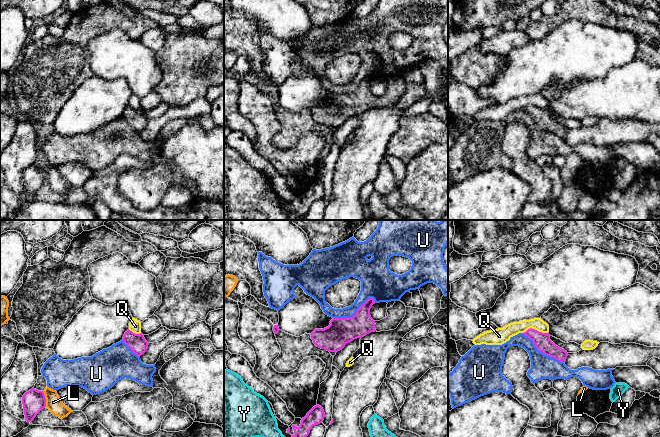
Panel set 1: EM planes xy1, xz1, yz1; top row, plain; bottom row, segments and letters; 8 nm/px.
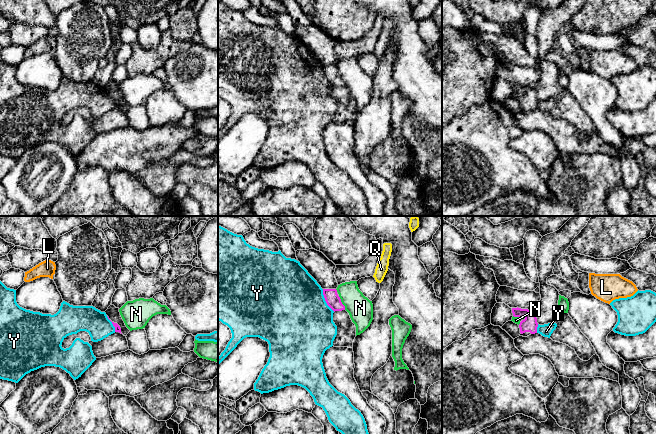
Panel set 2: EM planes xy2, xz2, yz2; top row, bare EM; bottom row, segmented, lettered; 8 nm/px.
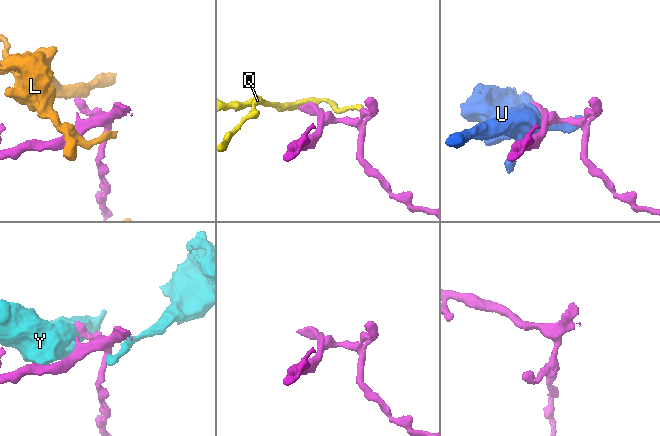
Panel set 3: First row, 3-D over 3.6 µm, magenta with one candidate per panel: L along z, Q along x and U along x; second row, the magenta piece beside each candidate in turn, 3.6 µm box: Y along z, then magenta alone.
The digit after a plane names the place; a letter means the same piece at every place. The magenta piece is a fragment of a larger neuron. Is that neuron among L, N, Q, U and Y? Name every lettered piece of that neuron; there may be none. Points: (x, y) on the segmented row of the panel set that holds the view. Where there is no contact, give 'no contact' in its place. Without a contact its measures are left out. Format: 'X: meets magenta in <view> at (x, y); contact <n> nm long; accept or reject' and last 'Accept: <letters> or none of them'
L: meets magenta in xy1 at (45, 399); contact 130 nm long; reject
N: meets magenta in xz2 at (341, 303); contact 130 nm long; reject
Q: meets magenta in yz1 at (535, 330); contact 200 nm long; reject
U: meets magenta in xz1 at (356, 313); contact 380 nm long; reject
Y: meets magenta in xz2 at (325, 300); contact 200 nm long; reject
Accept: none of them

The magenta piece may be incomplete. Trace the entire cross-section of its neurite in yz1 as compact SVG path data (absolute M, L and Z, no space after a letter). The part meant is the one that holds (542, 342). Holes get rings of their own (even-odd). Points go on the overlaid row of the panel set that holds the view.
M528 329L523 333L525 336L530 338L537 350L543 354L553 357L560 362L565 362L568 353L564 349L556 346L551 340L549 333L542 333L535 329Z

